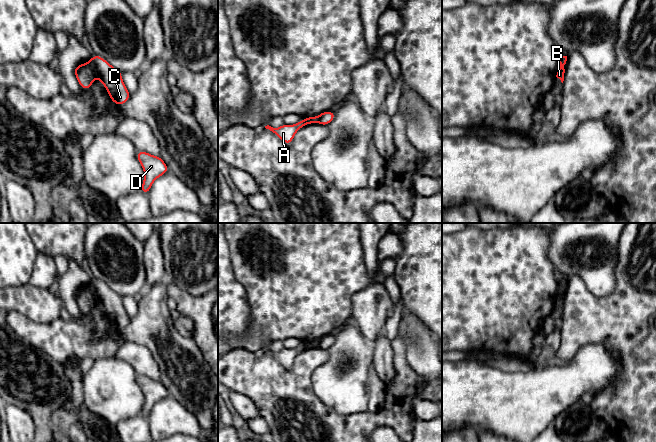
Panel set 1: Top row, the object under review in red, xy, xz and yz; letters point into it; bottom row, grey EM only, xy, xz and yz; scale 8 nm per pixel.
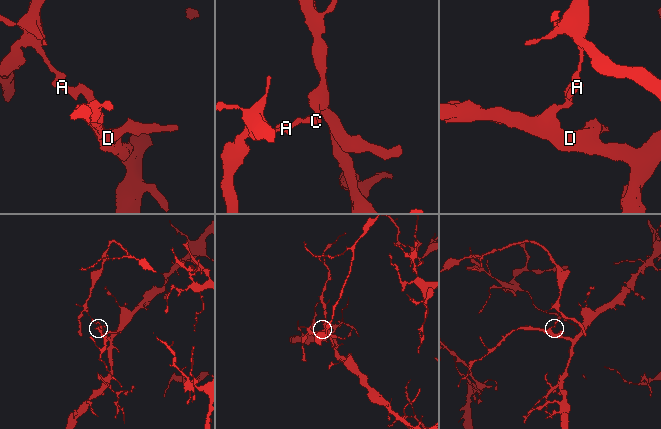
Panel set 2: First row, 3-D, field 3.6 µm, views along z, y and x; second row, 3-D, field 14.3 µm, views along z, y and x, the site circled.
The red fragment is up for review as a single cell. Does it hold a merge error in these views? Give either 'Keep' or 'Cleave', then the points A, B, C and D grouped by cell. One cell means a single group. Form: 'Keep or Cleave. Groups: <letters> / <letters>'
Cleave. Groups: A B / C D

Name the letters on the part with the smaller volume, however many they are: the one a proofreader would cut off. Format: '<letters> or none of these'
A, B

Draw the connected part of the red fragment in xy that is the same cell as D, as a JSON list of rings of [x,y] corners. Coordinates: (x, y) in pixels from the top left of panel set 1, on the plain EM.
[[[137,375],[136,380],[144,394],[144,405],[140,415],[148,419],[153,406],[169,395],[169,392],[160,380],[153,380],[143,375]]]

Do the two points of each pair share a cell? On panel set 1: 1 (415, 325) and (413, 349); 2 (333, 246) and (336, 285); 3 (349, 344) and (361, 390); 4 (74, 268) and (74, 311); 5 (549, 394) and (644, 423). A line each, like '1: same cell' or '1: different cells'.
1: same cell
2: same cell
3: same cell
4: same cell
5: different cells

